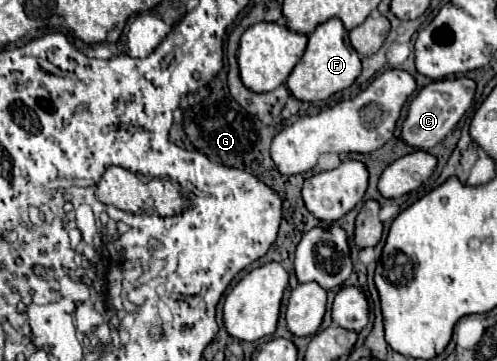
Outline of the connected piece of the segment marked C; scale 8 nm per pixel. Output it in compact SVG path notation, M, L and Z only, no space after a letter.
M458 77L458 79L444 79L444 81L432 81L428 83L410 103L406 121L402 125L402 139L406 145L414 149L430 149L436 143L440 143L462 119L462 115L468 111L472 105L476 91L476 83L468 77Z

